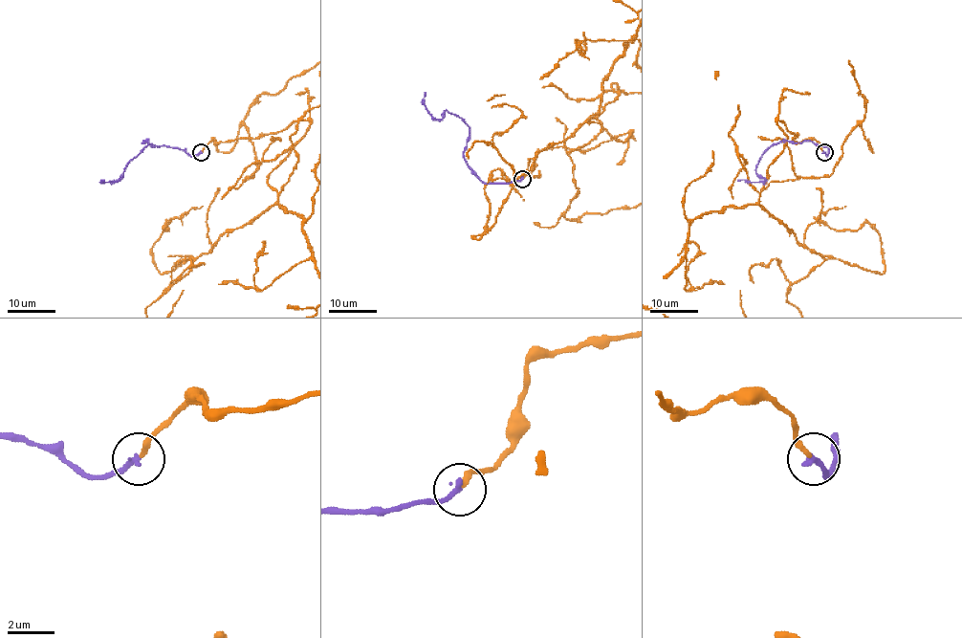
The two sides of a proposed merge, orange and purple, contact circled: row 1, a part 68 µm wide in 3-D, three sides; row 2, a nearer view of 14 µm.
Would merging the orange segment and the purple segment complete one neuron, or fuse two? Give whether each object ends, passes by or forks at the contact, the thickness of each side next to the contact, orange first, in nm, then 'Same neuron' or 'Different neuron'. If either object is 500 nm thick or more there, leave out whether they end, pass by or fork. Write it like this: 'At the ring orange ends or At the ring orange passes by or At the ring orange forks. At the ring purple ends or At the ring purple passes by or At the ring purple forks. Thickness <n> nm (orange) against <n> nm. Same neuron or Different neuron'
At the ring orange ends. At the ring purple ends. Thickness 240 nm (orange) against 260 nm. Same neuron

